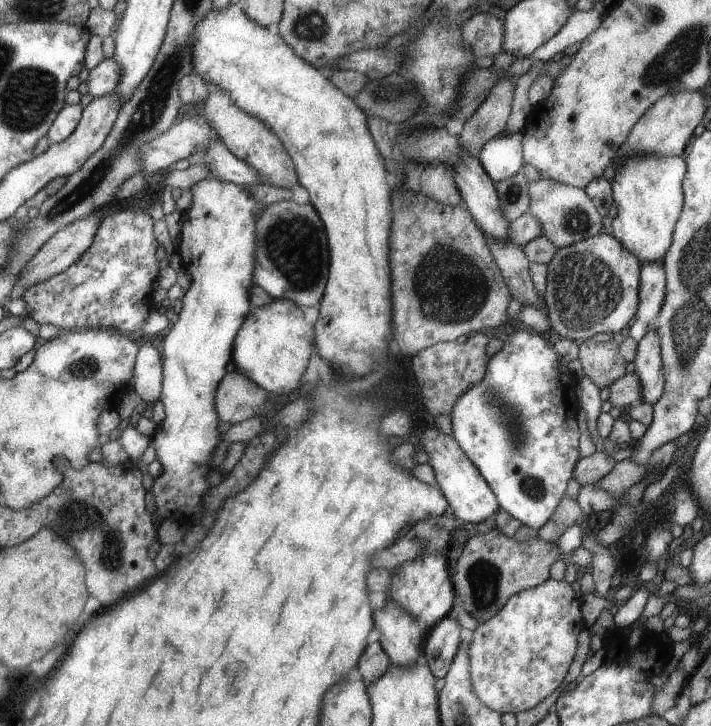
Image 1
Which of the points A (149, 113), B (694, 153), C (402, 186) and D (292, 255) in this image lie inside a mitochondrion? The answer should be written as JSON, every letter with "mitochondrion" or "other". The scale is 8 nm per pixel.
{"A":"mitochondrion","B":"other","C":"other","D":"mitochondrion"}

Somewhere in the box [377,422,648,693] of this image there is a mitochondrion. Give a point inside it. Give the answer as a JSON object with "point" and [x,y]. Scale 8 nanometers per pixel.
{"point":[485,578]}

